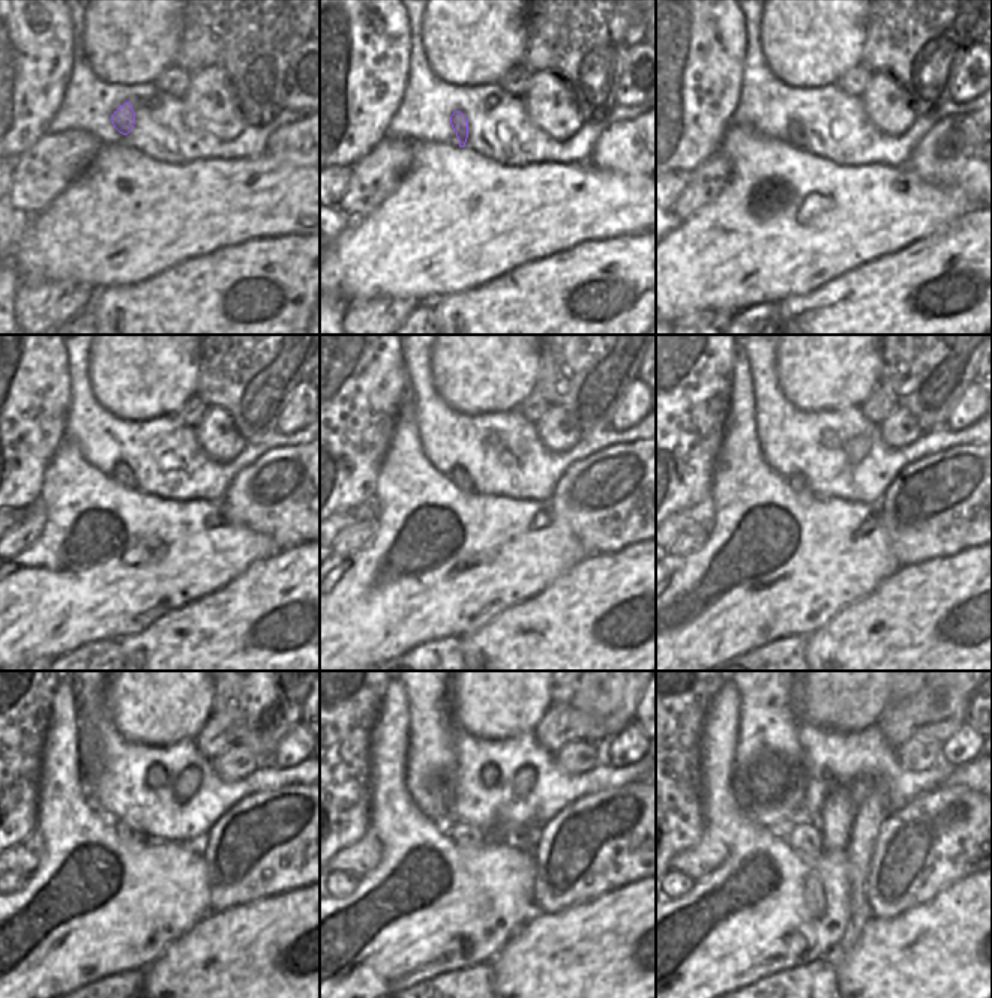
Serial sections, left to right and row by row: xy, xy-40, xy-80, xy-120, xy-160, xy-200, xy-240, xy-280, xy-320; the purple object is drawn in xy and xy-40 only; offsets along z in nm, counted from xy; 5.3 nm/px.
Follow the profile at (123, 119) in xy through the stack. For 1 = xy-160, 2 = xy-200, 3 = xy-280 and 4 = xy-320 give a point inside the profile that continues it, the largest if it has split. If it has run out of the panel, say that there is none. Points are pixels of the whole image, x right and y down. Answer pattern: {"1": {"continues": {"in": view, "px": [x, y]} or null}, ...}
{"1": {"continues": {"in": "xy-160", "px": [459, 477]}}, "2": {"continues": {"in": "xy-200", "px": [797, 482]}}, "3": {"continues": {"in": "xy-280", "px": [465, 836]}}, "4": {"continues": {"in": "xy-320", "px": [806, 838]}}}

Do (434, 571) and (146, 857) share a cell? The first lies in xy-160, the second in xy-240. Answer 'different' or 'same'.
same

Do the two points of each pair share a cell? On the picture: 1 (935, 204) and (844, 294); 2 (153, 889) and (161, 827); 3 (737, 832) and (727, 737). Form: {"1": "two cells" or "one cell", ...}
{"1": "two cells", "2": "two cells", "3": "one cell"}

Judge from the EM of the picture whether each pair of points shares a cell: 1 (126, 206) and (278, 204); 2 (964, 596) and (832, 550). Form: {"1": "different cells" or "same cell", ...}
{"1": "same cell", "2": "different cells"}

